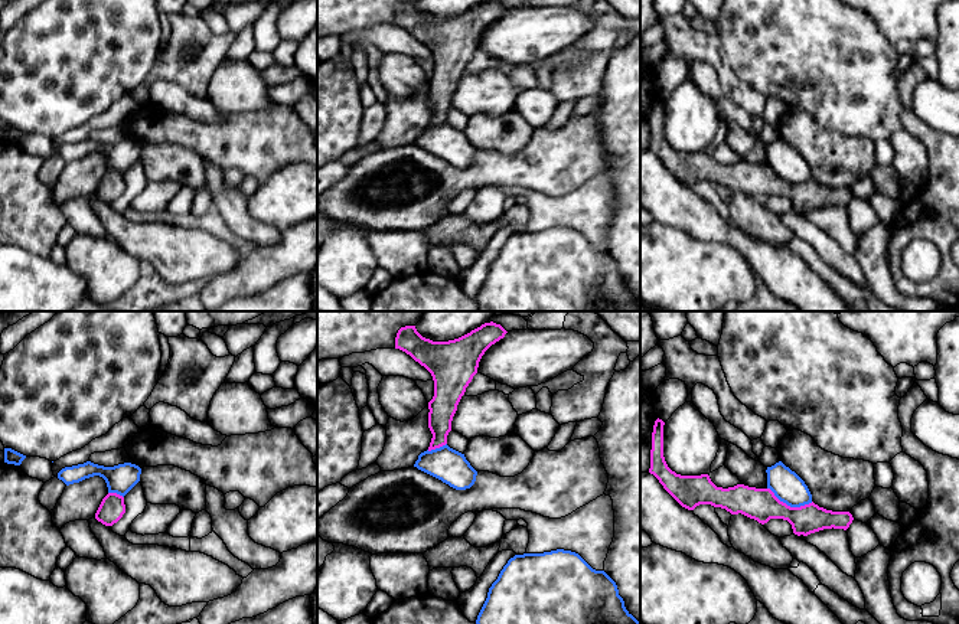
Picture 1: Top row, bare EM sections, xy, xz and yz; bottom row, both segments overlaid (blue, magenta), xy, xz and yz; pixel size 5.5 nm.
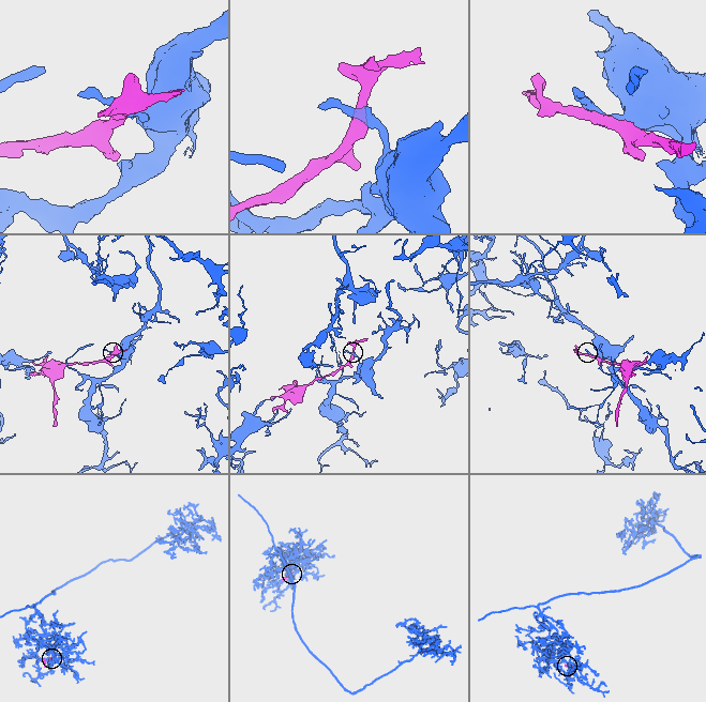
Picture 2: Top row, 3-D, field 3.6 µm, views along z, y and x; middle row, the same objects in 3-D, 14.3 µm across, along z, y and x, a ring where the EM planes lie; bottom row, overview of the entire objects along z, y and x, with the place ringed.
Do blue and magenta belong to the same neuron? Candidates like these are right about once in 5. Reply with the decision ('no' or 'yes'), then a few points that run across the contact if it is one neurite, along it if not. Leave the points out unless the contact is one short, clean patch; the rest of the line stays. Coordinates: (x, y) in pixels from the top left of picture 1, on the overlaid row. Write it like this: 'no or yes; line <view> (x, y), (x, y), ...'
no; line yz (767, 487), (790, 506), (803, 506), (812, 502)

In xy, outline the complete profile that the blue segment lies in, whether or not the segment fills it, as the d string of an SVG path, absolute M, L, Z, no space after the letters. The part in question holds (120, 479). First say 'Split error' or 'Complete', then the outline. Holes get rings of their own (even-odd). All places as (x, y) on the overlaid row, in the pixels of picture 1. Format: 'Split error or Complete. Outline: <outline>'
Complete. Outline: M87 461L84 464L62 468L58 473L58 478L69 486L100 476L105 480L108 493L117 493L124 497L140 481L140 474L141 468L131 463L104 467Z

